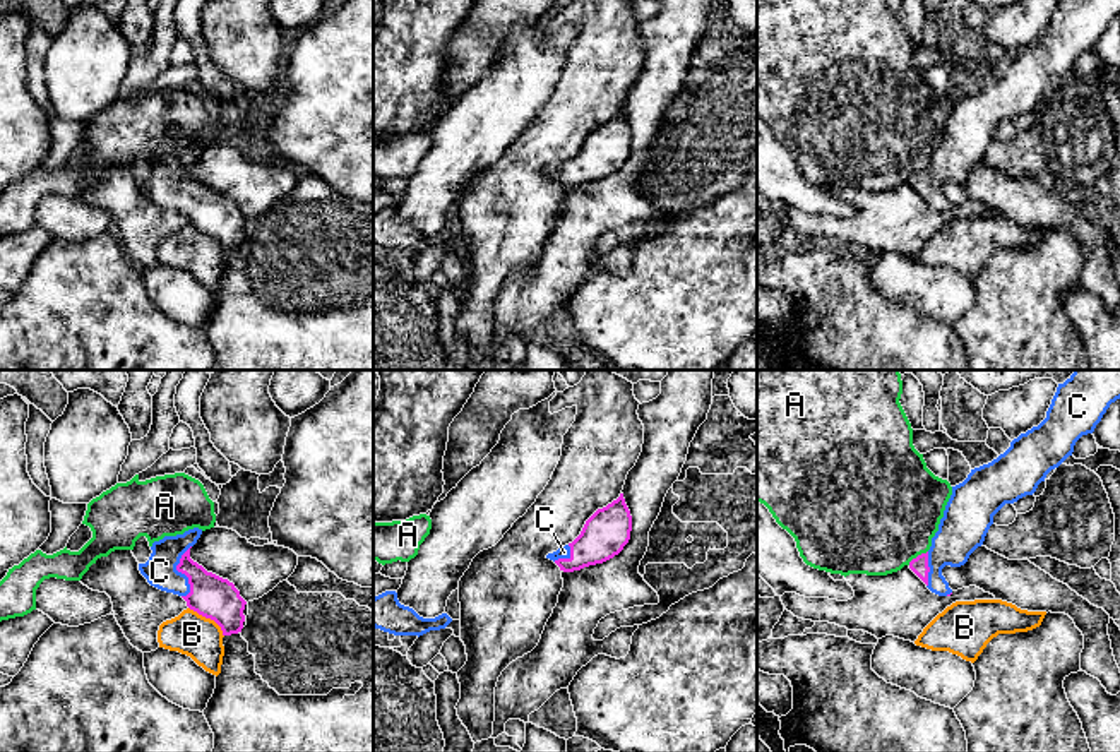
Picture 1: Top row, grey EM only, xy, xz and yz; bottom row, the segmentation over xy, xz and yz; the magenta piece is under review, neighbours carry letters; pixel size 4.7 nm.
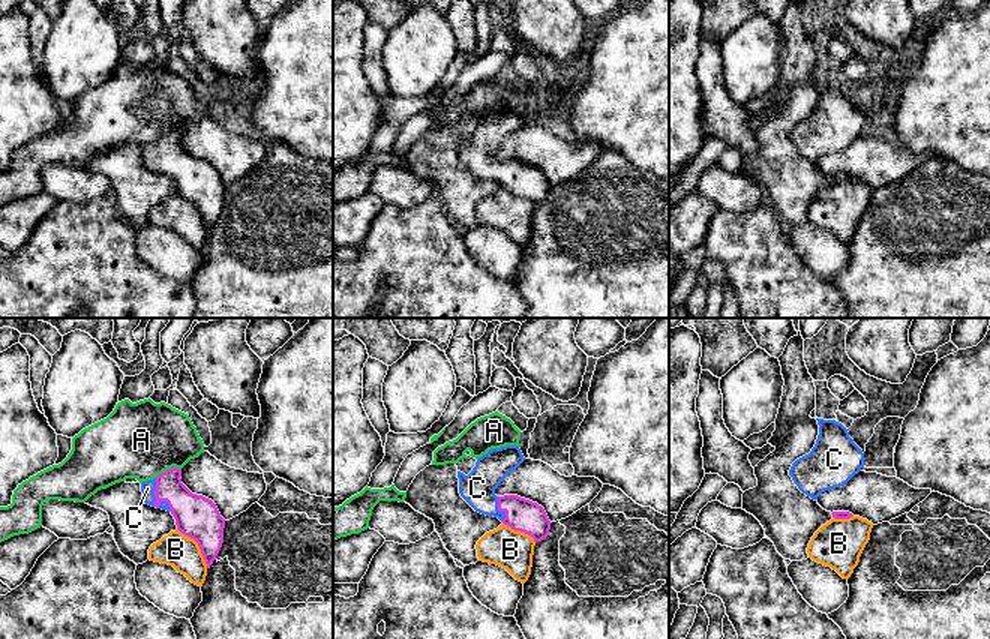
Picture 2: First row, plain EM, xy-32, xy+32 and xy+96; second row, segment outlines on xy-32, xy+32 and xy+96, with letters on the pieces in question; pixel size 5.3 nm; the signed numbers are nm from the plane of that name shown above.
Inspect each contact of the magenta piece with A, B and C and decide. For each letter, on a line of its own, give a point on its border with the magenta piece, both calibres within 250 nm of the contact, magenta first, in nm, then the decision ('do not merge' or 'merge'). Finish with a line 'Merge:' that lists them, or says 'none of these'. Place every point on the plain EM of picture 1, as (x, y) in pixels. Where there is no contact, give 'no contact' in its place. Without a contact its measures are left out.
A: meets magenta in yz at (918, 172); 80 nm thick on the magenta side, 500 nm on the other; do not merge
B: meets magenta in xy at (209, 233); 200 nm thick on the magenta side, 200 nm on the other; do not merge
C: meets magenta in xy at (180, 187); 200 nm thick on the magenta side, 150 nm on the other; merge
Merge: C

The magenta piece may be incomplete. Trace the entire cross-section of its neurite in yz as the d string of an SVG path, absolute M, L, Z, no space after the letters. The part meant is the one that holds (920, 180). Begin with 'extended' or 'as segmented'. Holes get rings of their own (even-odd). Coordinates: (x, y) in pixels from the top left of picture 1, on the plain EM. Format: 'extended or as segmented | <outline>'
extended | M1058 0L1038 43L1021 50L1004 70L971 86L962 99L952 103L930 166L913 175L909 185L932 209L950 212L942 185L964 182L983 161L993 132L1005 120L1033 111L1046 91L1072 72L1075 58L1094 48L1117 15L1120 0Z

